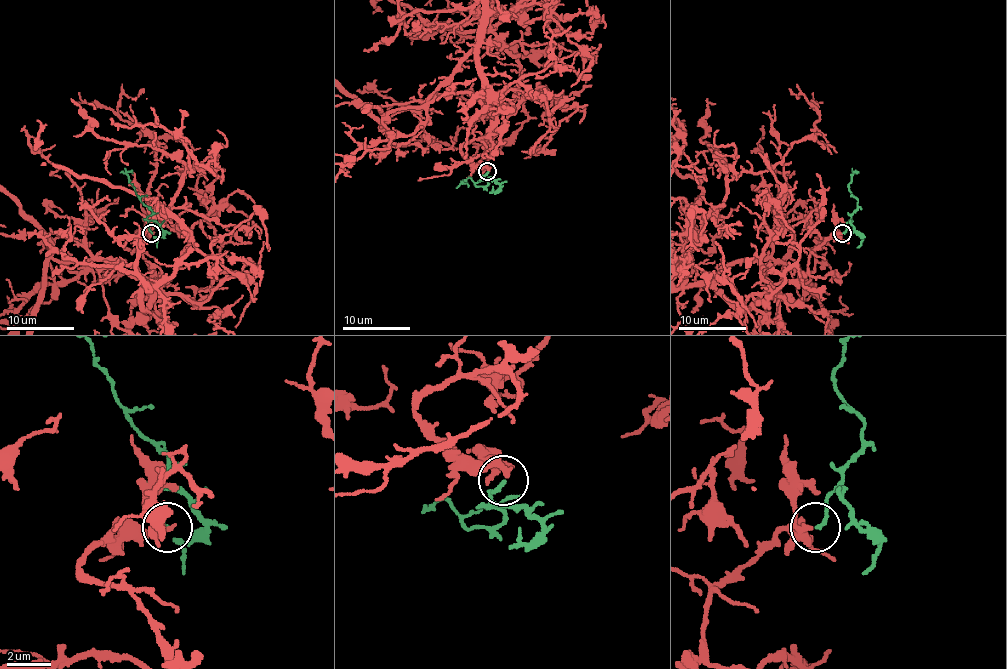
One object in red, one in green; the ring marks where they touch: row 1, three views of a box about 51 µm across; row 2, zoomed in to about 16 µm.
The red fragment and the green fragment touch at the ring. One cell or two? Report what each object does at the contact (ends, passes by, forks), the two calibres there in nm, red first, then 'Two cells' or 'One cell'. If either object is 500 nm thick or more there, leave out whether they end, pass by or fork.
At the ring red passes by. At the ring green ends. Thickness 180 nm (red) against 190 nm. One cell

